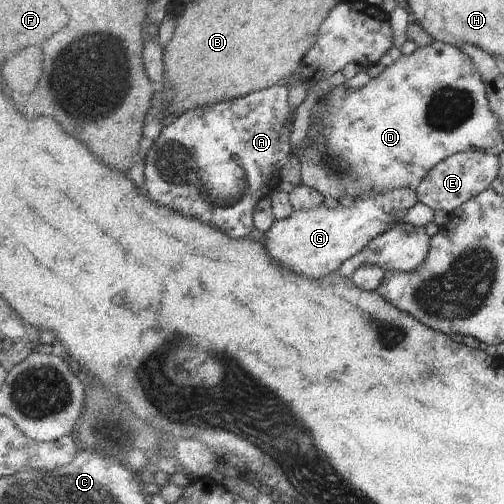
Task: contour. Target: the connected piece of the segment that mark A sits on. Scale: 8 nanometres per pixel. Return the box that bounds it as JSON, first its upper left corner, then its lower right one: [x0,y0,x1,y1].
[145,83,329,239]

